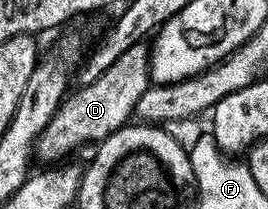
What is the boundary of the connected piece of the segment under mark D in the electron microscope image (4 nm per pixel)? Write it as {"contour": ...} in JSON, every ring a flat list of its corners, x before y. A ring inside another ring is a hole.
{"contour":[[140,43,129,47,113,63,113,67,105,70,101,79,93,79,93,83,79,85,76,93,72,92,63,98,59,109,49,119,49,123,35,141,34,156,43,163,59,163,66,153,79,149,82,145,104,141,110,133,116,133,132,120,137,99,145,95,151,79,151,50,146,44]]}

